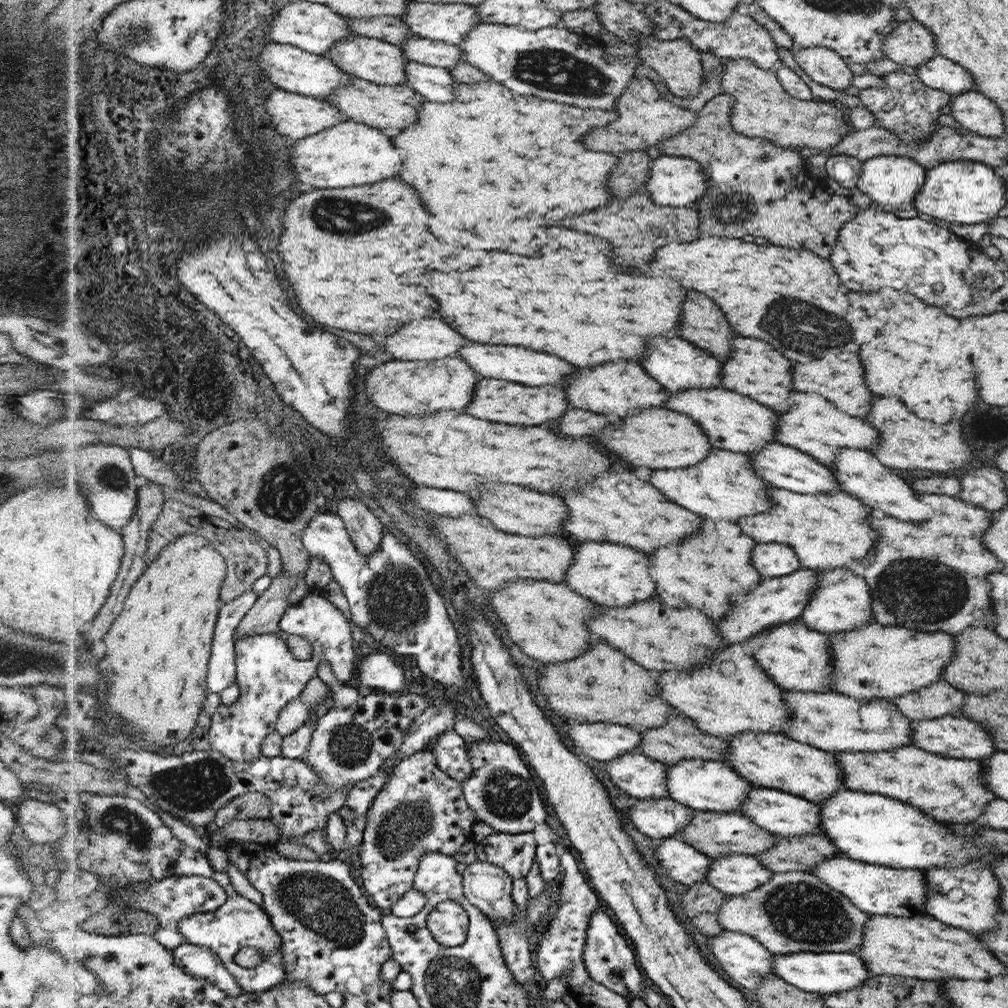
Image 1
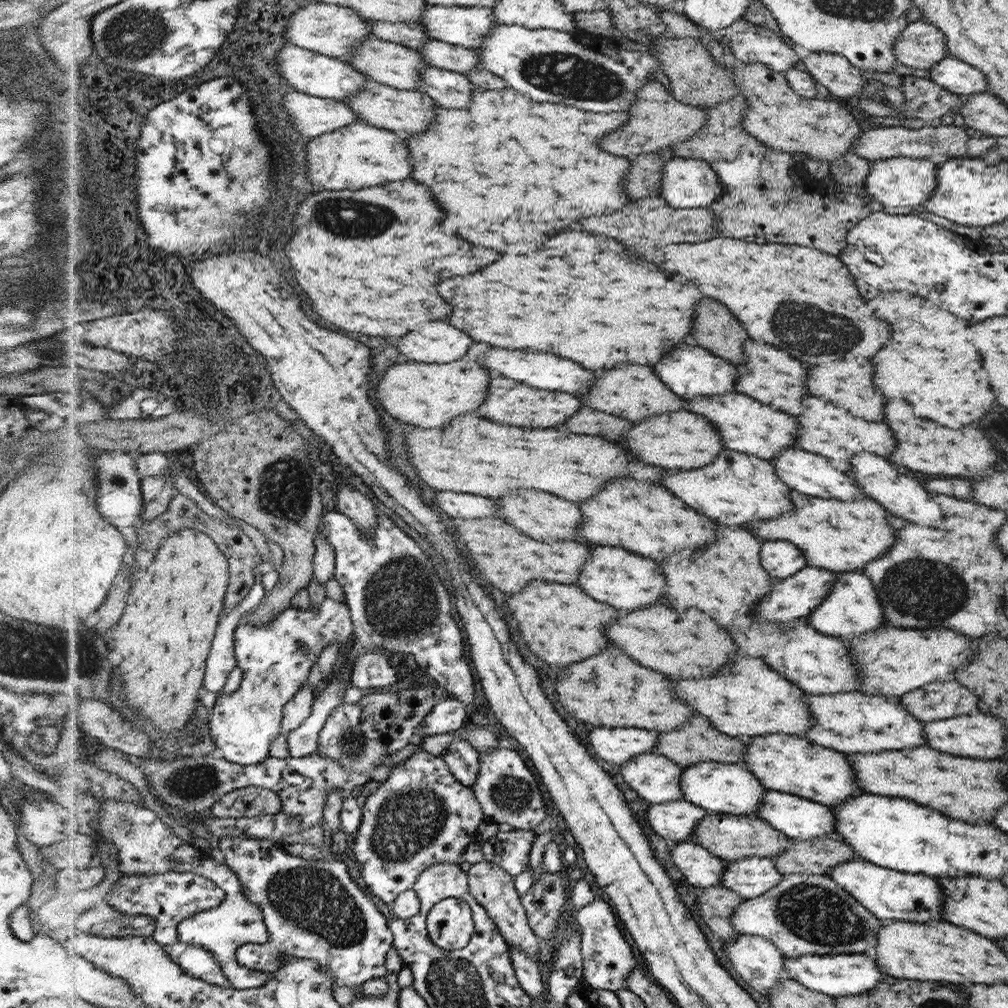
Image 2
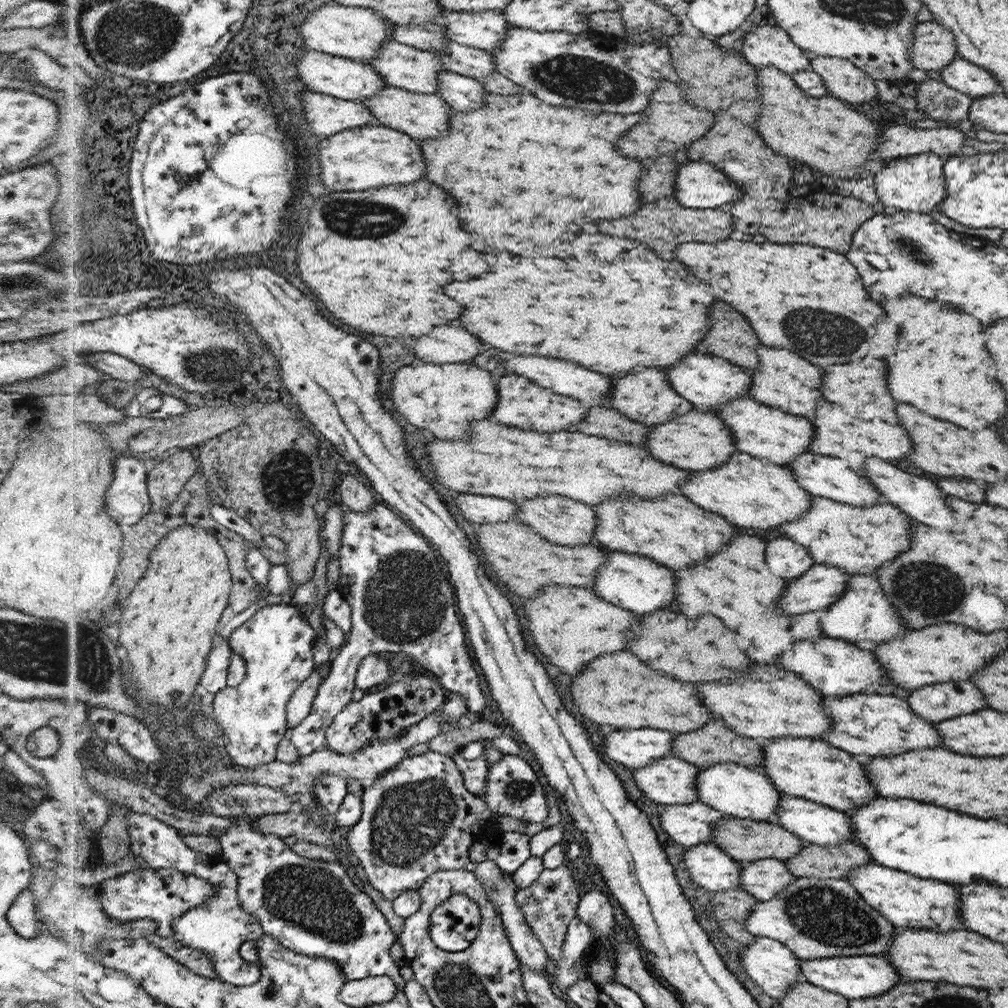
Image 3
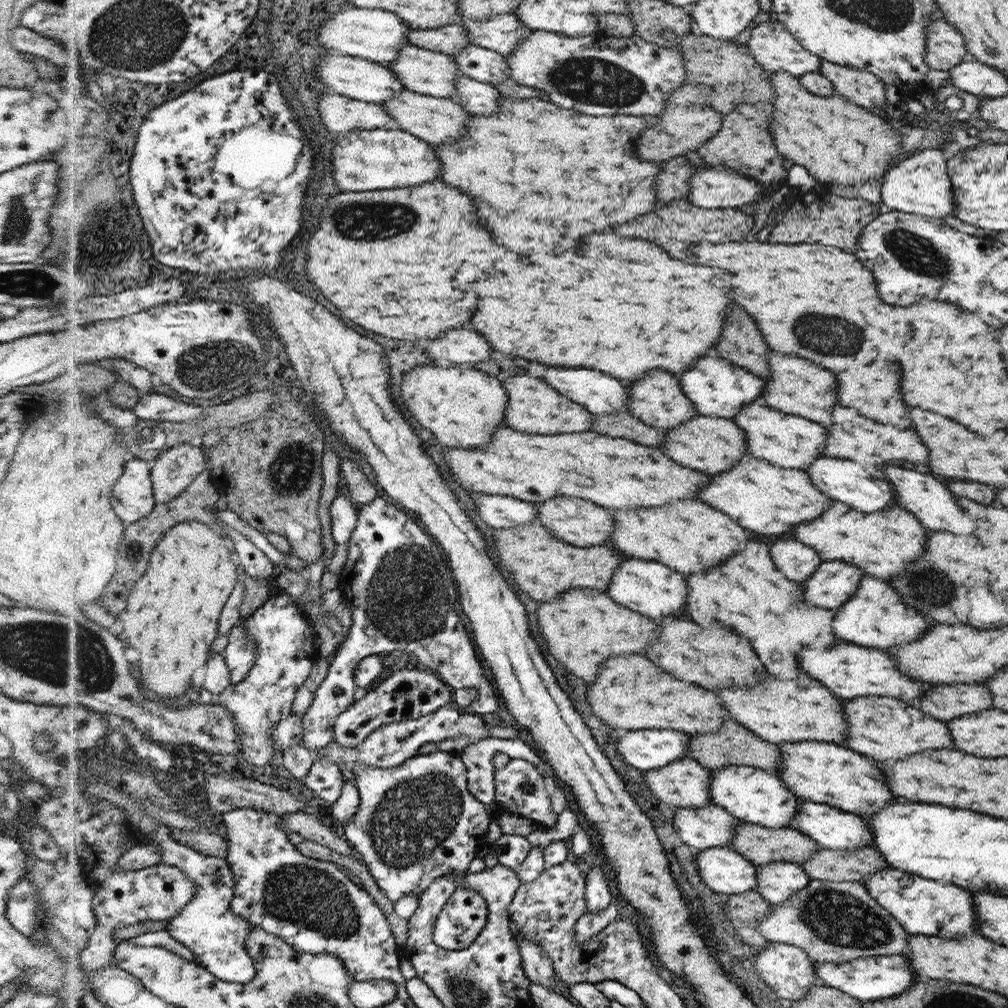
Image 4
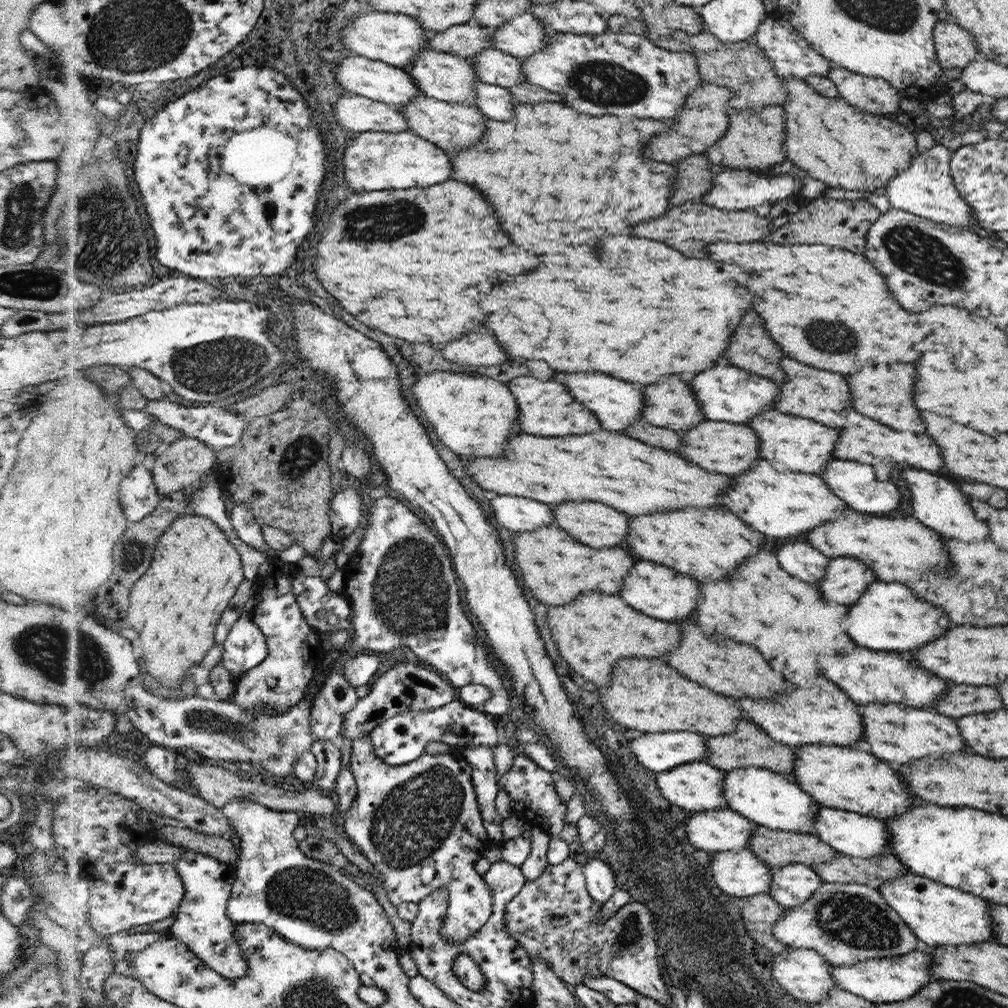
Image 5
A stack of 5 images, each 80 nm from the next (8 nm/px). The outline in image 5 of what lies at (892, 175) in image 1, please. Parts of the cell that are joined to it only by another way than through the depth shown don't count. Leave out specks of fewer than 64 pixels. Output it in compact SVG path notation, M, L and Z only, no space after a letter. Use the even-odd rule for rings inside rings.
M934 145L927 152L919 153L914 157L908 170L893 178L882 193L889 200L891 208L905 210L920 215L922 218L931 219L932 222L942 222L960 229L969 226L973 228L974 233L988 237L989 230L980 226L972 216L972 207L959 194L959 190L955 186L954 176L951 174L952 156L954 154L946 146Z

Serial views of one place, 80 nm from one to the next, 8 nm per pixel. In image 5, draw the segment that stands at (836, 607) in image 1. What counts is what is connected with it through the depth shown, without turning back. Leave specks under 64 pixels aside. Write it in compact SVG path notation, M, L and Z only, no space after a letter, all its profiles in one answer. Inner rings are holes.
M874 581L864 591L844 619L844 628L852 634L858 646L882 652L908 655L911 650L922 648L928 642L940 638L952 625L944 610L920 600L908 585L897 582Z

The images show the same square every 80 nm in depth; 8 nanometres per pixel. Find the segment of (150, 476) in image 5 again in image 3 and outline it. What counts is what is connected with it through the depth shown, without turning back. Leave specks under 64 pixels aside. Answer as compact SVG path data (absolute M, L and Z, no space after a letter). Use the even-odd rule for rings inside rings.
M120 454L117 460L117 477L107 494L109 513L120 524L133 527L153 512L149 473L147 460Z

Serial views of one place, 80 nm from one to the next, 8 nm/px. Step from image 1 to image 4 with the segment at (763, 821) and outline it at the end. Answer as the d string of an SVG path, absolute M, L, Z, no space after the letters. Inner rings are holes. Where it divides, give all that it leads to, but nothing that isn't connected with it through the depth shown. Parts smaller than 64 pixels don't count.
M801 799L795 818L790 828L798 830L808 838L816 841L820 848L836 850L858 850L859 848L874 847L875 834L868 828L864 818L848 811L840 810L824 803L810 802Z

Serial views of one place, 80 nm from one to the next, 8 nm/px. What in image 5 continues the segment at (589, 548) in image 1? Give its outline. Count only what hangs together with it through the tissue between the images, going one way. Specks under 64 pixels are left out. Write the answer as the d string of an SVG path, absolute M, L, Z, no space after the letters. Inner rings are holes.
M637 560L634 568L628 573L628 578L624 578L623 588L618 596L624 598L628 606L652 618L661 621L687 620L688 616L699 606L700 588L694 578L681 574L671 567Z

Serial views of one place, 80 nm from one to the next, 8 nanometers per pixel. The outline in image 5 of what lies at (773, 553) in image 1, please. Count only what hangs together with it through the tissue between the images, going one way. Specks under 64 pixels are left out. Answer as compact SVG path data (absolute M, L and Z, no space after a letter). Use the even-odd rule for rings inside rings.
M804 542L782 546L776 553L784 571L802 582L818 584L827 574L831 559Z

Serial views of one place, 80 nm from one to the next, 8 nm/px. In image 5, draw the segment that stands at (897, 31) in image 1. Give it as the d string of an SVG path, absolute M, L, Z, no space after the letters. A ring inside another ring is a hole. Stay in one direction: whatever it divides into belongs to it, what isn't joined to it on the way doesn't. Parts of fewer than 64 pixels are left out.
M953 20L936 21L934 35L935 52L944 70L964 70L968 64L981 59L974 35Z

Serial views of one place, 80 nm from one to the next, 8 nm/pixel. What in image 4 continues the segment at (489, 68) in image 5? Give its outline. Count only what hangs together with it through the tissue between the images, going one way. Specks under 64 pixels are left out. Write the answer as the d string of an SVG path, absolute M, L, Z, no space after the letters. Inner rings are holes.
M471 44L462 48L458 55L452 55L452 58L463 76L477 82L498 85L509 78L506 57L494 50Z

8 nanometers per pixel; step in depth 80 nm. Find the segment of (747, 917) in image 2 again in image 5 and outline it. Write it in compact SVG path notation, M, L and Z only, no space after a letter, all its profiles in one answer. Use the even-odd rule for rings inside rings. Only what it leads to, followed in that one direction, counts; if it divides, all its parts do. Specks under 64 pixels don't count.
M824 882L803 905L788 907L771 933L789 948L815 950L835 966L896 957L922 946L915 931L886 902L881 892L861 884Z

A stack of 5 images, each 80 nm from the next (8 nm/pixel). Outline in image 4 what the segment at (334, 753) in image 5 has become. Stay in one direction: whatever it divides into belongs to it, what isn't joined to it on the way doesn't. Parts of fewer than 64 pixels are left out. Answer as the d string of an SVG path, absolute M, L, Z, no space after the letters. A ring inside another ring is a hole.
M324 747L316 749L314 752L315 763L310 776L305 779L307 786L314 791L315 796L326 800L330 806L333 805L340 796L344 777L340 773L339 766L323 757Z

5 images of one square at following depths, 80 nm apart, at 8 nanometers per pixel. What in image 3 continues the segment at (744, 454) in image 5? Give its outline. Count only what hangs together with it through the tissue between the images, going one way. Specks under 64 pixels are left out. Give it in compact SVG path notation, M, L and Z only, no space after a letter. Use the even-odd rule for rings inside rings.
M694 409L650 428L647 442L642 446L651 451L652 456L660 462L680 467L682 470L698 472L718 468L738 451L735 435L714 413L701 413Z

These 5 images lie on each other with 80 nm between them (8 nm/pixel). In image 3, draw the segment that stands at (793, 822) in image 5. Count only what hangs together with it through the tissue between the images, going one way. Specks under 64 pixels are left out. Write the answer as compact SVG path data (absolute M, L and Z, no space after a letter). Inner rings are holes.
M718 763L702 768L696 777L699 800L722 811L725 816L750 818L764 823L776 823L779 818L779 804L784 796L779 788L758 768L736 763Z

